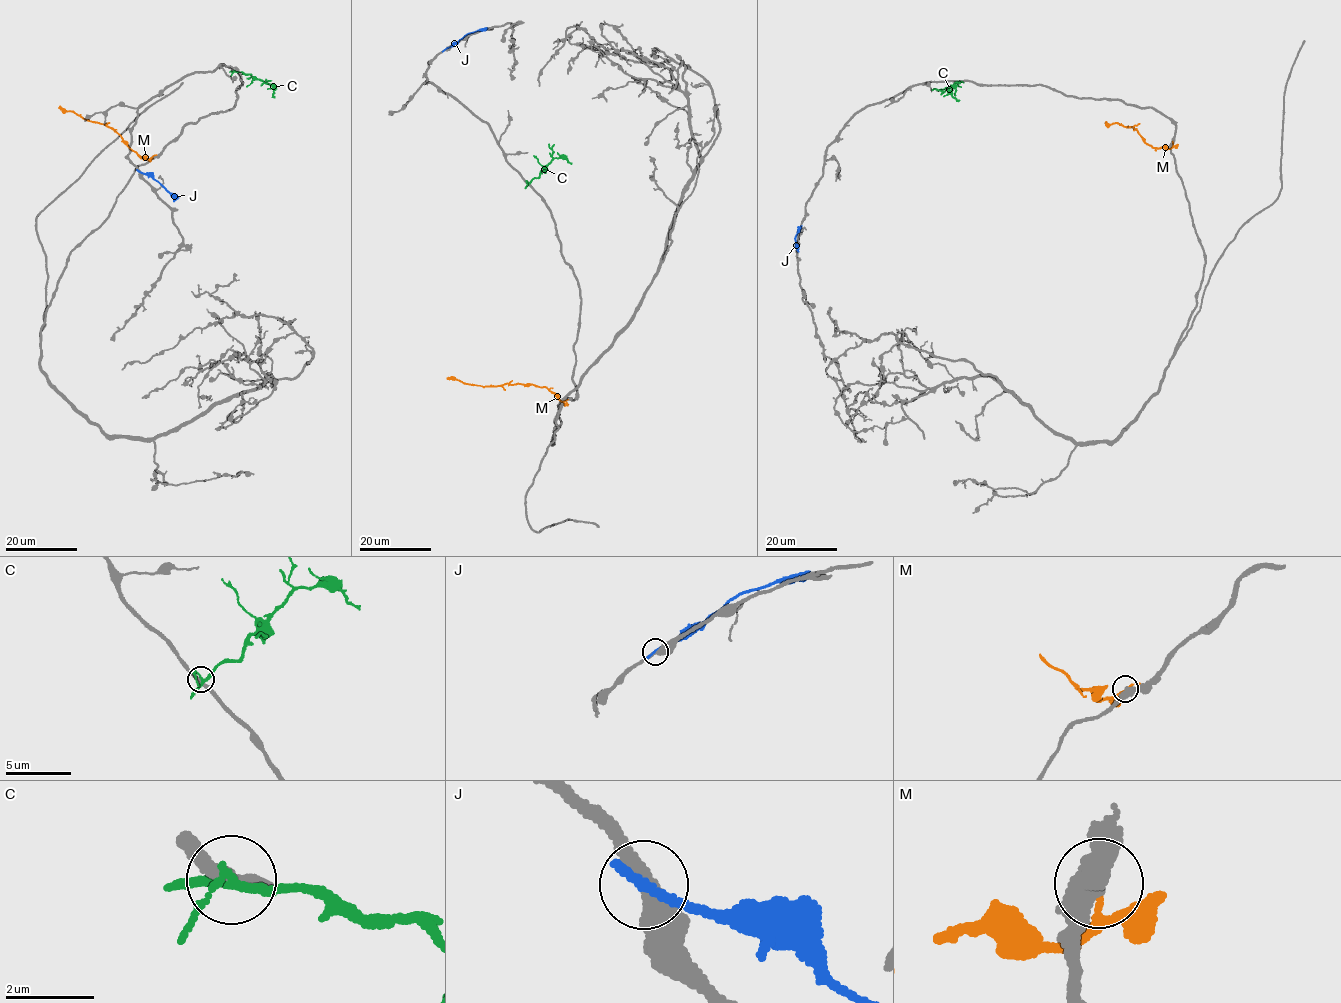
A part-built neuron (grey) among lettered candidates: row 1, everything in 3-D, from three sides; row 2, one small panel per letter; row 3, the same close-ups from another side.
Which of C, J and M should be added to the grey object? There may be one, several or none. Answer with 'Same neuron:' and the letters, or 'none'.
Same neuron: none

